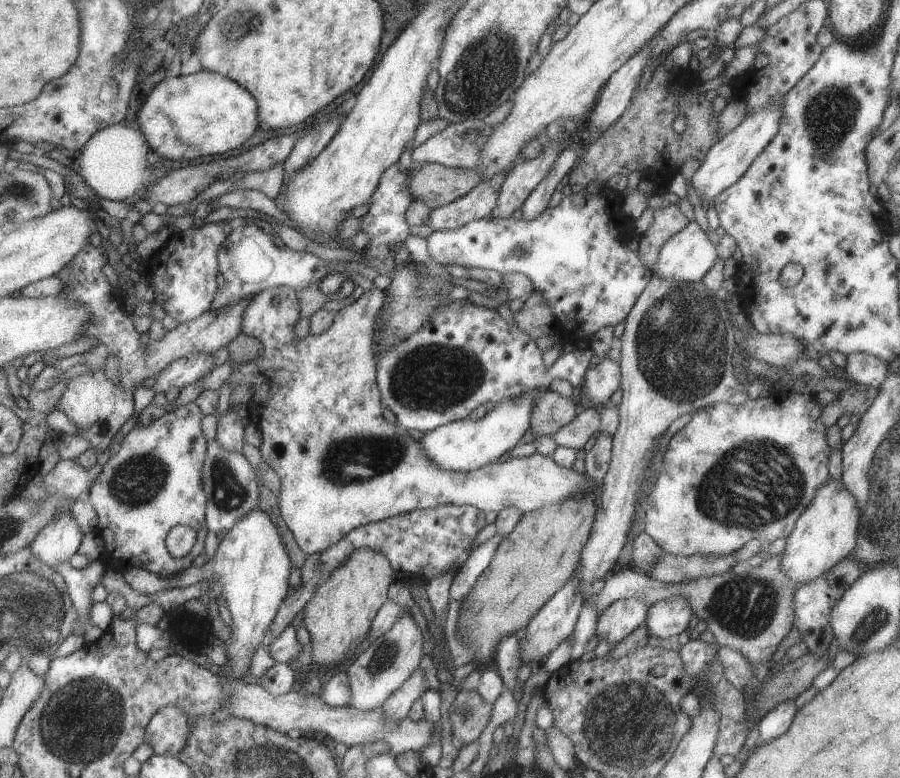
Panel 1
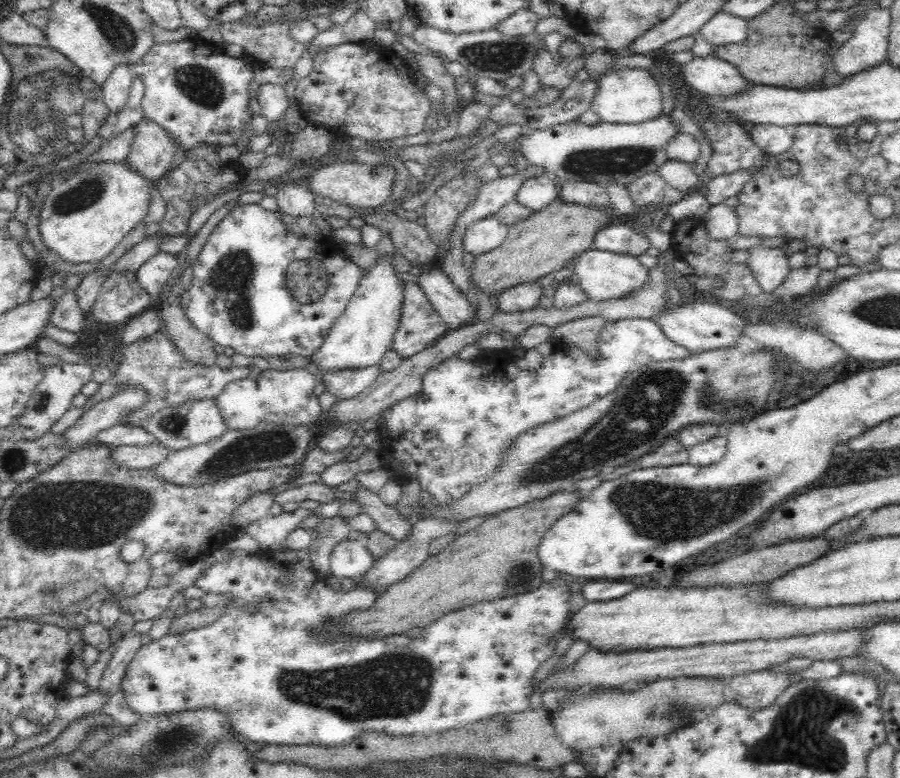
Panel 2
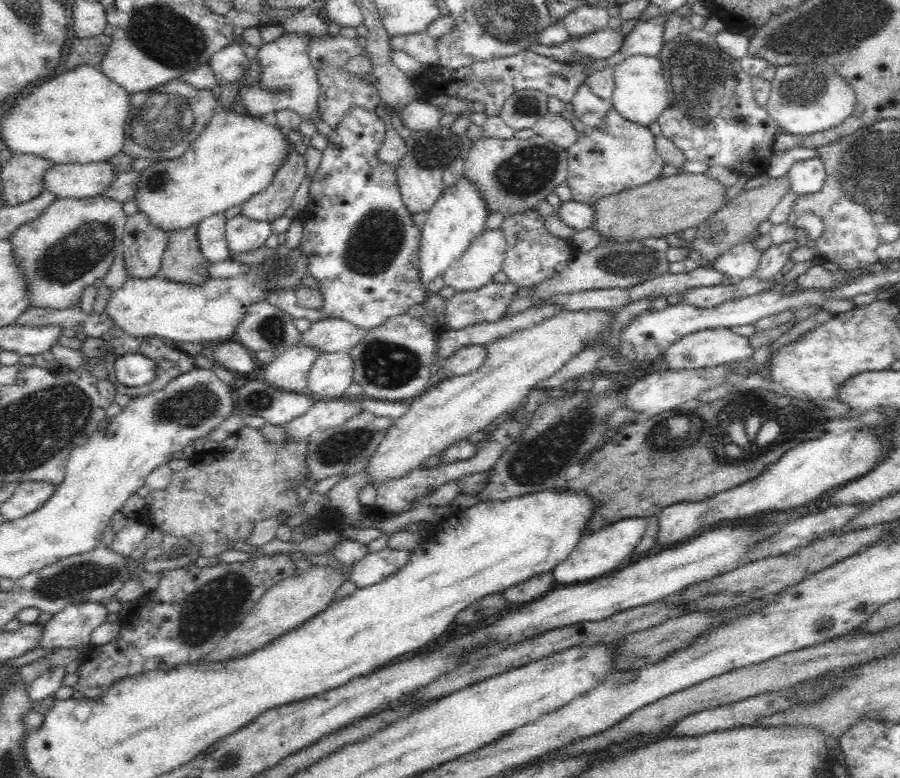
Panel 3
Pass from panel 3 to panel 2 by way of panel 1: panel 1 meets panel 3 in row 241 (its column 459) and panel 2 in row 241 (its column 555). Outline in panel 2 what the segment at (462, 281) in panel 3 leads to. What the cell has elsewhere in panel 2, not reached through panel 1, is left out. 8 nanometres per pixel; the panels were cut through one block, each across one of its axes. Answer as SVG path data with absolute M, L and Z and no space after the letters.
M494 215L477 221L464 234L464 252L471 257L496 248L506 238L510 228L509 224Z

